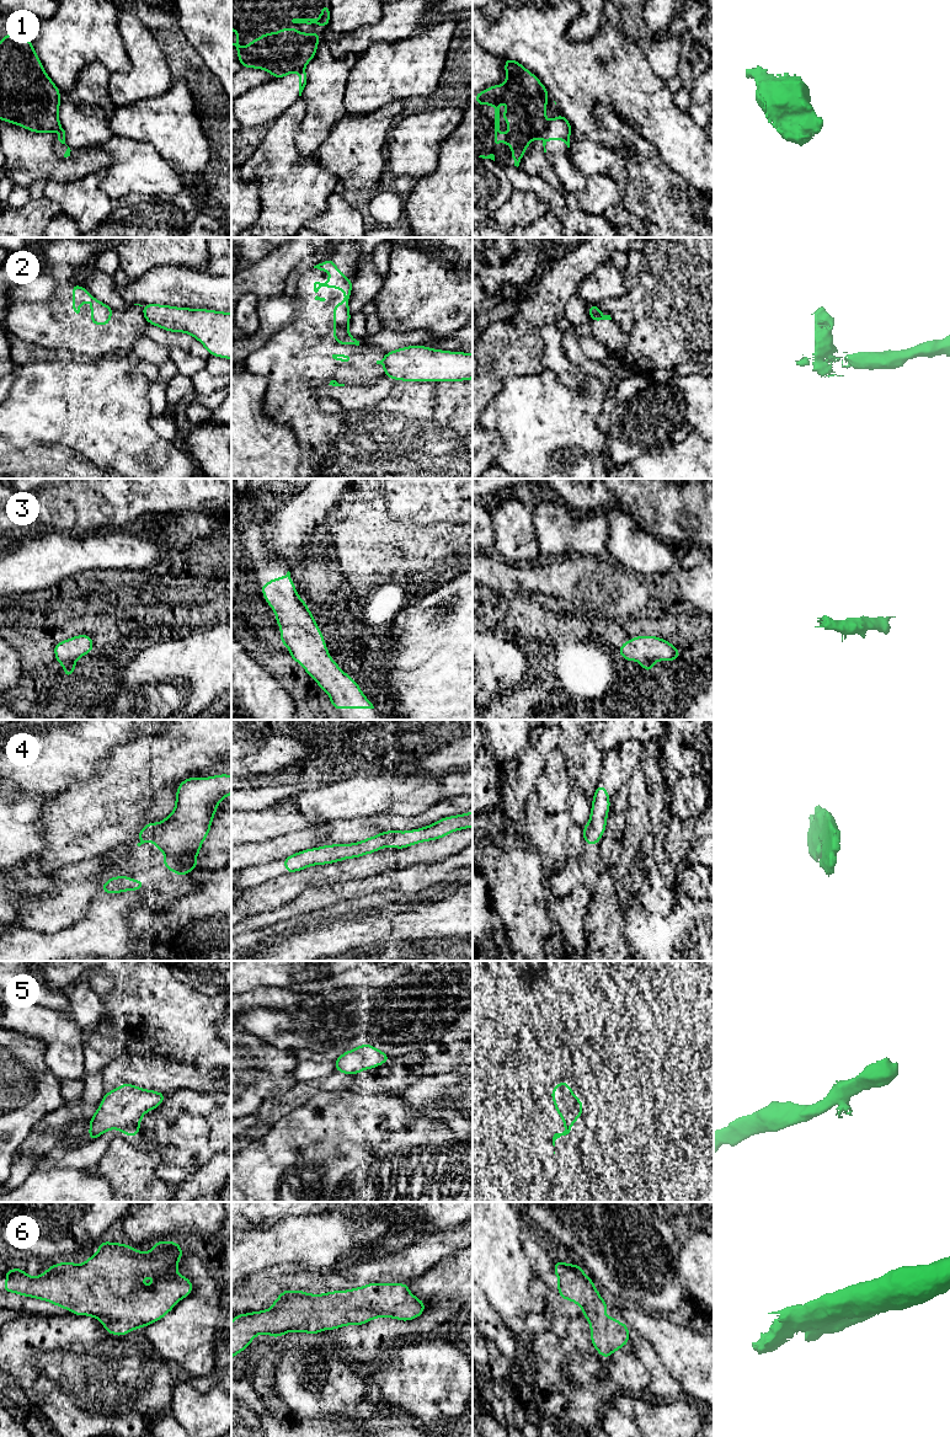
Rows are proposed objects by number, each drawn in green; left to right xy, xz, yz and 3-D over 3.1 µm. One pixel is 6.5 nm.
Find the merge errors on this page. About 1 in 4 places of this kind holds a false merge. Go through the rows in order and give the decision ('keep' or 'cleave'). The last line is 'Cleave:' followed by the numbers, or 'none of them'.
1: cleave
2: cleave
3: keep
4: keep
5: keep
6: keep
Cleave: 1, 2

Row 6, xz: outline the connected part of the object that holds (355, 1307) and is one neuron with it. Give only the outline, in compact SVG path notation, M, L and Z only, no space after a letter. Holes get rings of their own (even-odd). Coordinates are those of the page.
M369 1283L324 1294L284 1289L272 1304L272 1309L233 1316L231 1358L258 1334L269 1334L273 1339L290 1331L316 1335L380 1316L409 1321L426 1309L426 1303L411 1294L406 1283Z

